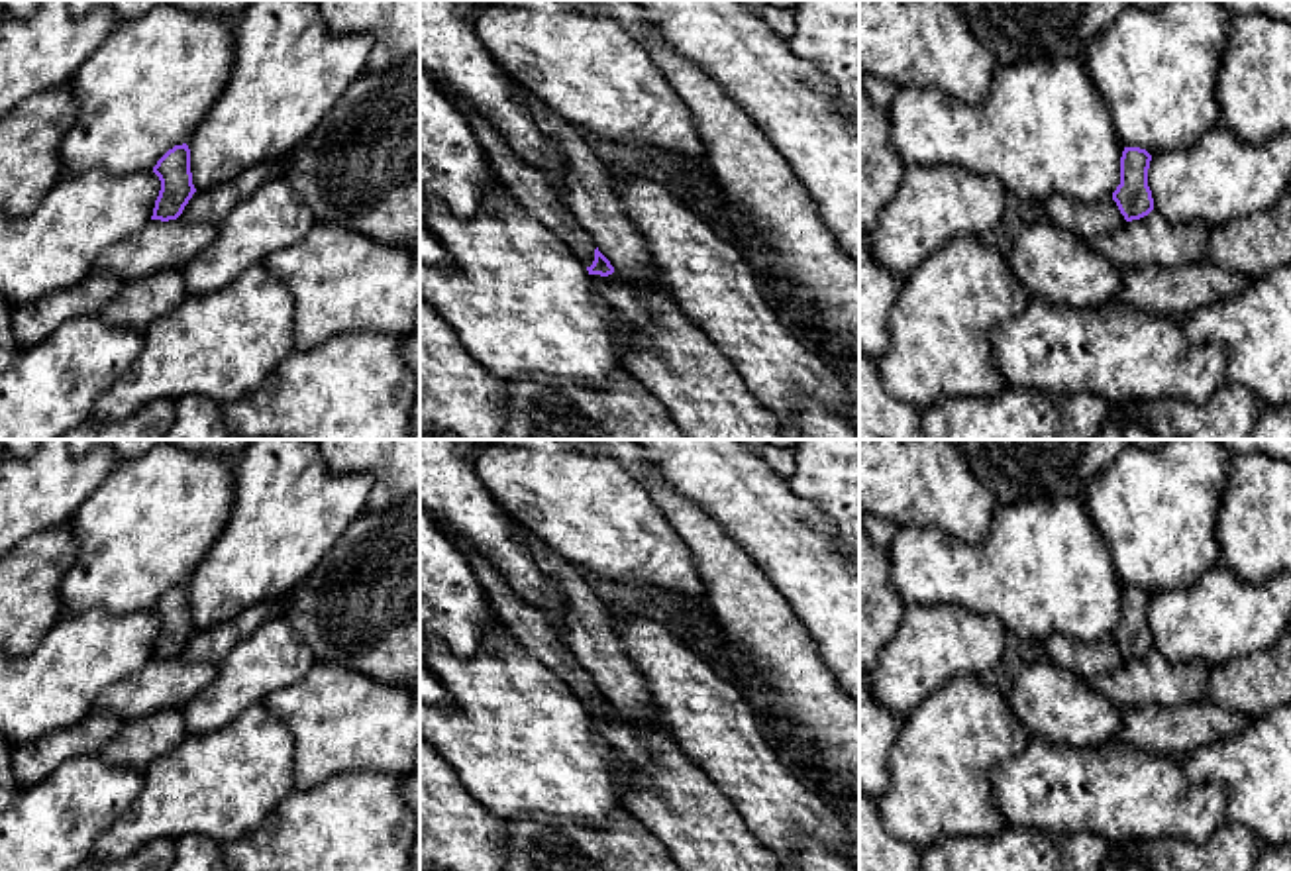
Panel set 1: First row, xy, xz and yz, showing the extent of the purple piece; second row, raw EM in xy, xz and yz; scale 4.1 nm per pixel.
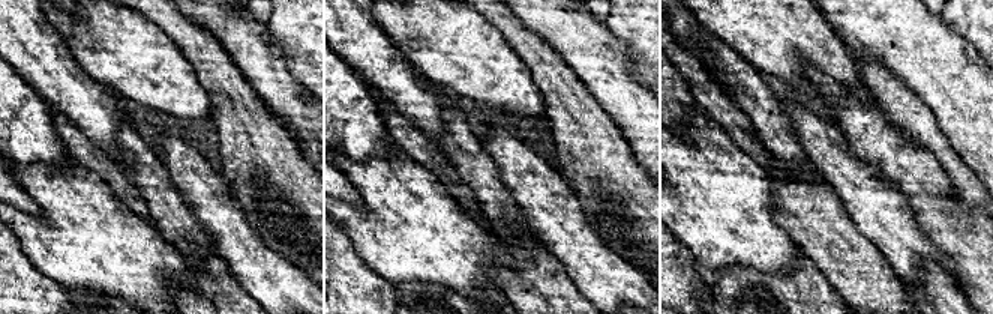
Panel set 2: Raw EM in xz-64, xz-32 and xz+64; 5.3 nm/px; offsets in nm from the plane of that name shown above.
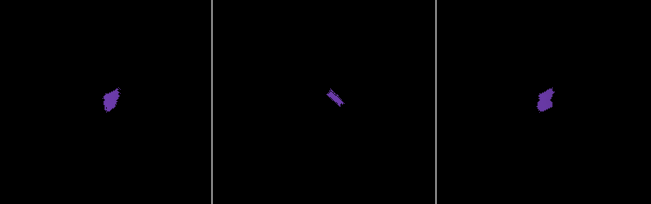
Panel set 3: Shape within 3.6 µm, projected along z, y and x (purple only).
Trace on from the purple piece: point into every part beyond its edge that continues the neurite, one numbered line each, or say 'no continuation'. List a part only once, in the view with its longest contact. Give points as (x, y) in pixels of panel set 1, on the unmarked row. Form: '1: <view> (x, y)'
1: xz (530, 626)

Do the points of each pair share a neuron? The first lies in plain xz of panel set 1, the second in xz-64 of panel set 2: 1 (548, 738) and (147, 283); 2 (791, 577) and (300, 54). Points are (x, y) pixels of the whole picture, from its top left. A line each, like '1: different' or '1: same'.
1: same
2: different

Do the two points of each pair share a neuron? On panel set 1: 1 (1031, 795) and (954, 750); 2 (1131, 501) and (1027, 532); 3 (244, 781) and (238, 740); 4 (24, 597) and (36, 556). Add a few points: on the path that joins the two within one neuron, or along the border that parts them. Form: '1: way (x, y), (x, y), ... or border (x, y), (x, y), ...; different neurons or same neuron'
1: border (1029, 744), (991, 771), (991, 797), (1003, 817); different neurons
2: border (1082, 499), (1111, 554); different neurons
3: way (244, 771), (244, 750); same neuron
4: way (24, 587), (36, 565); same neuron

